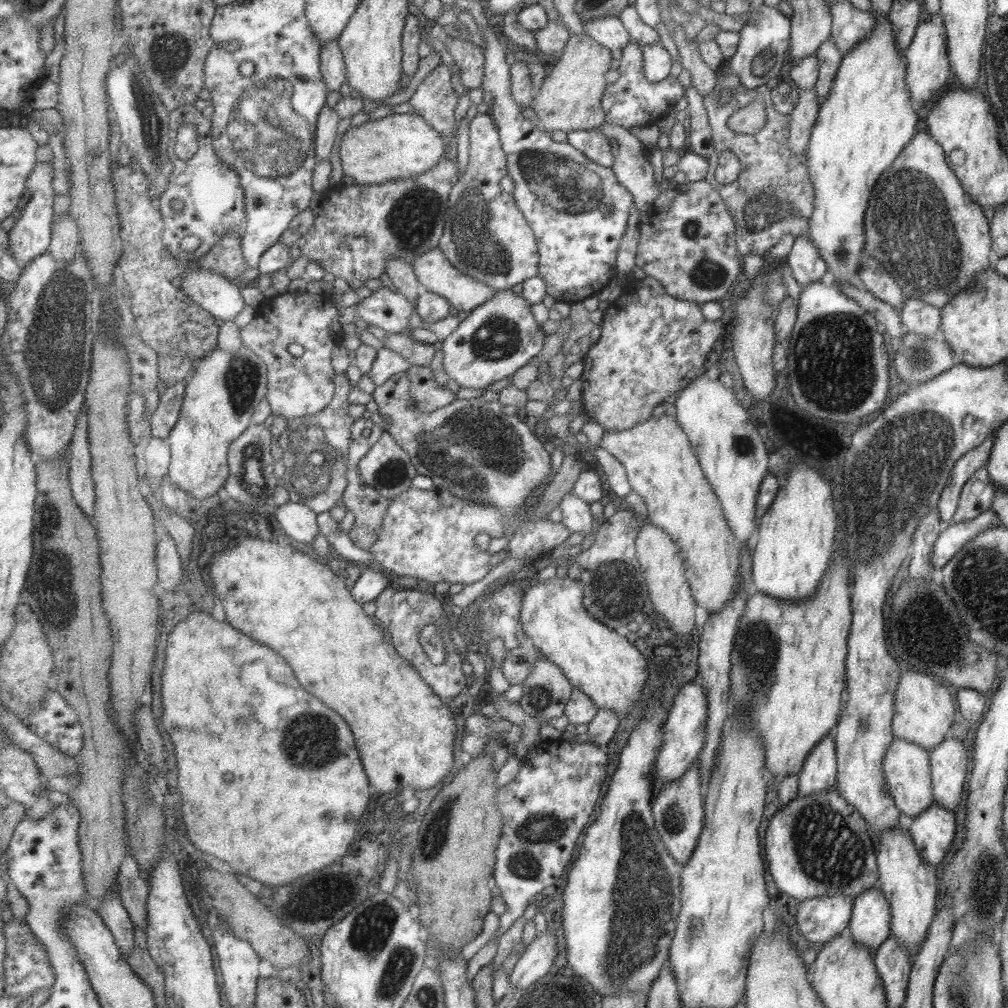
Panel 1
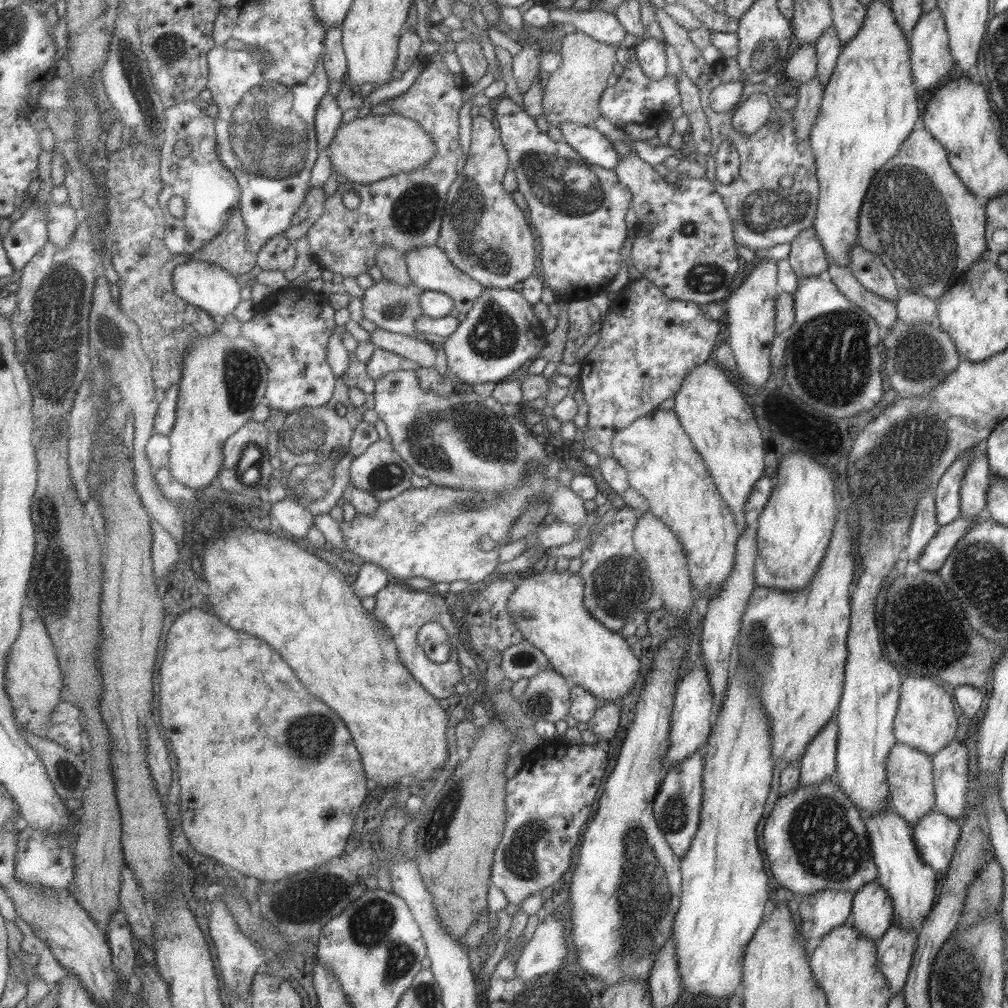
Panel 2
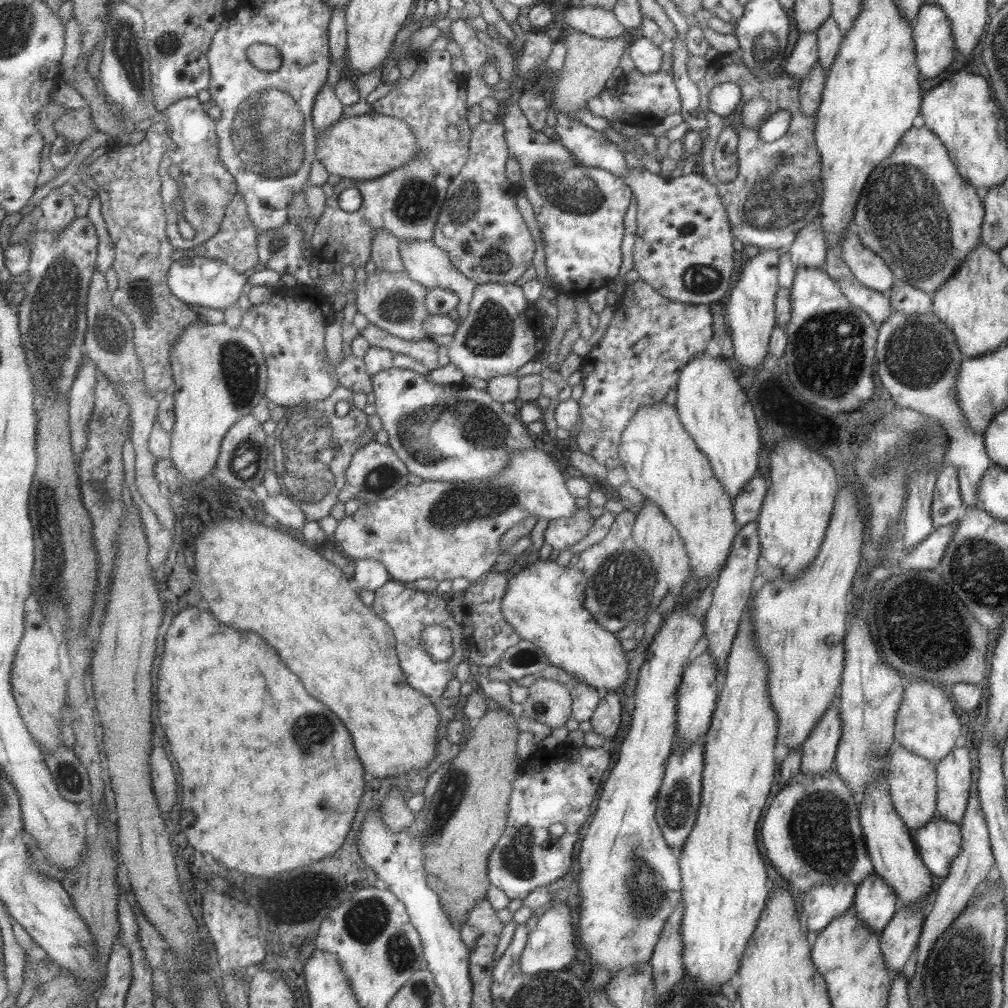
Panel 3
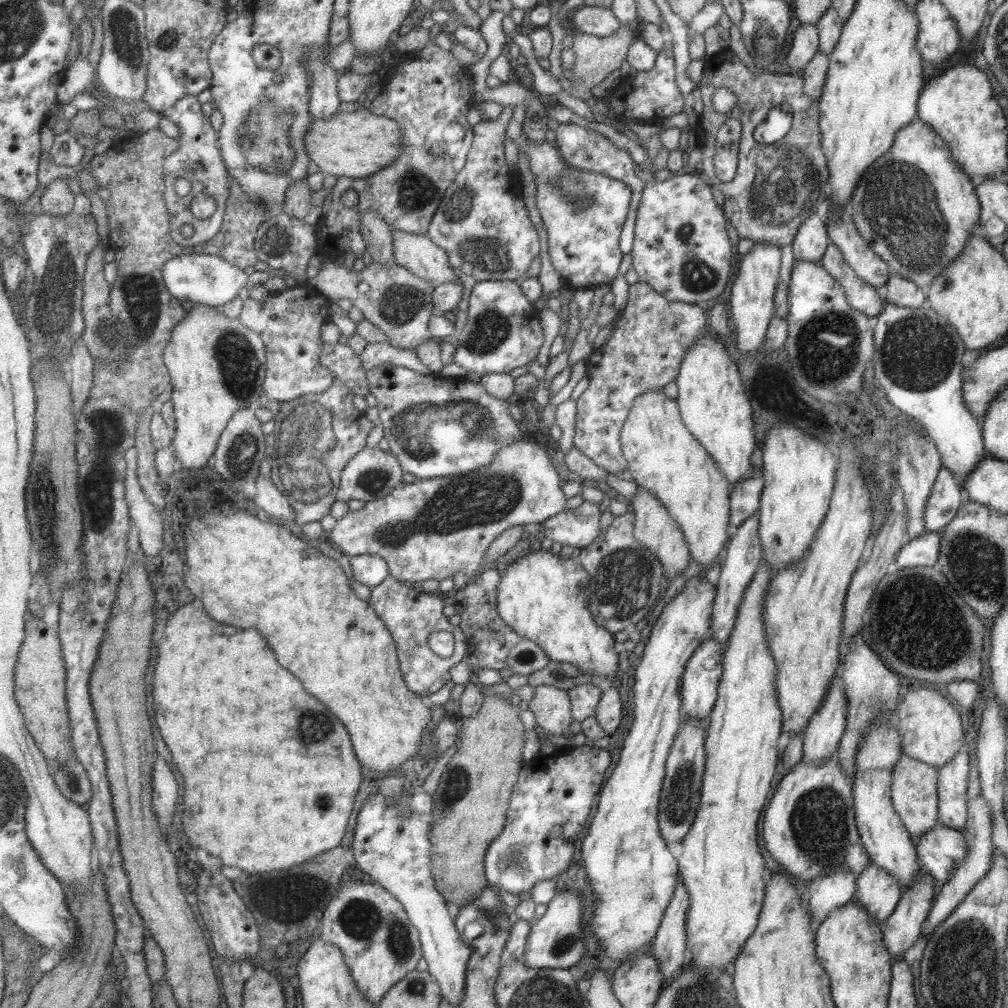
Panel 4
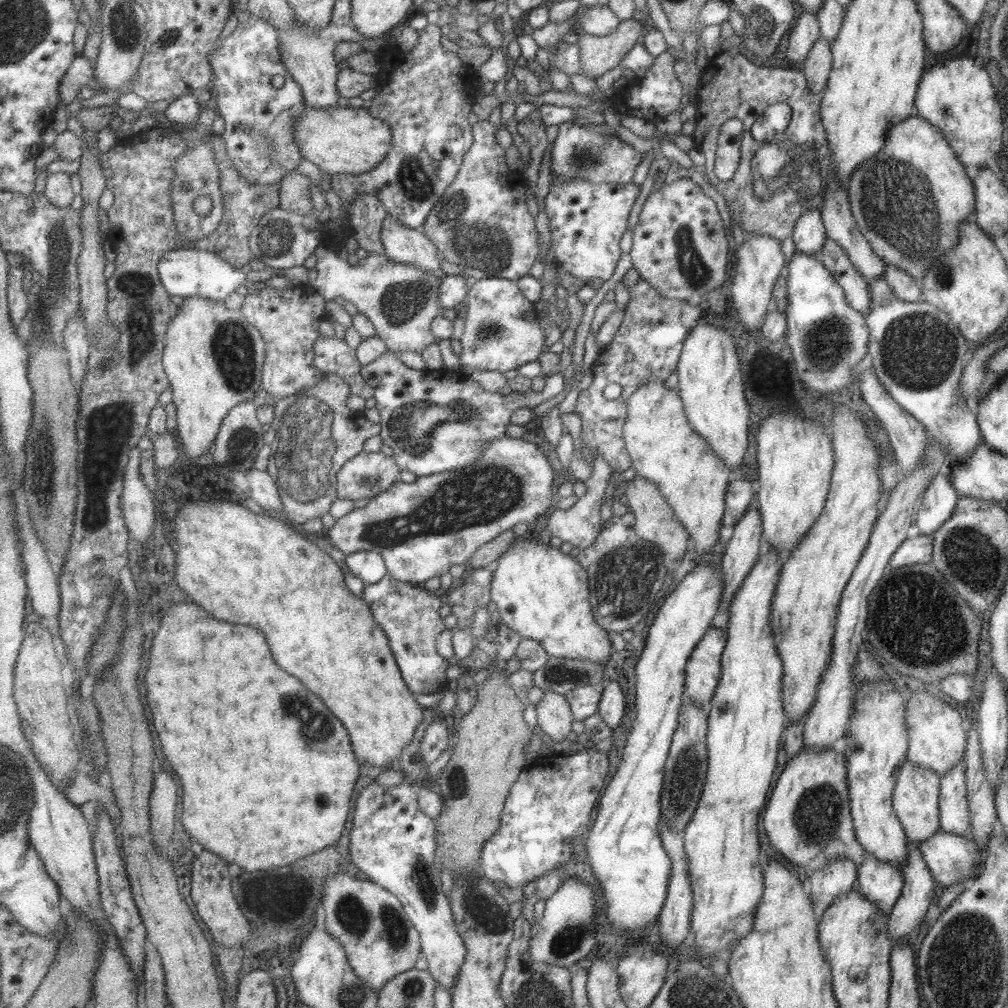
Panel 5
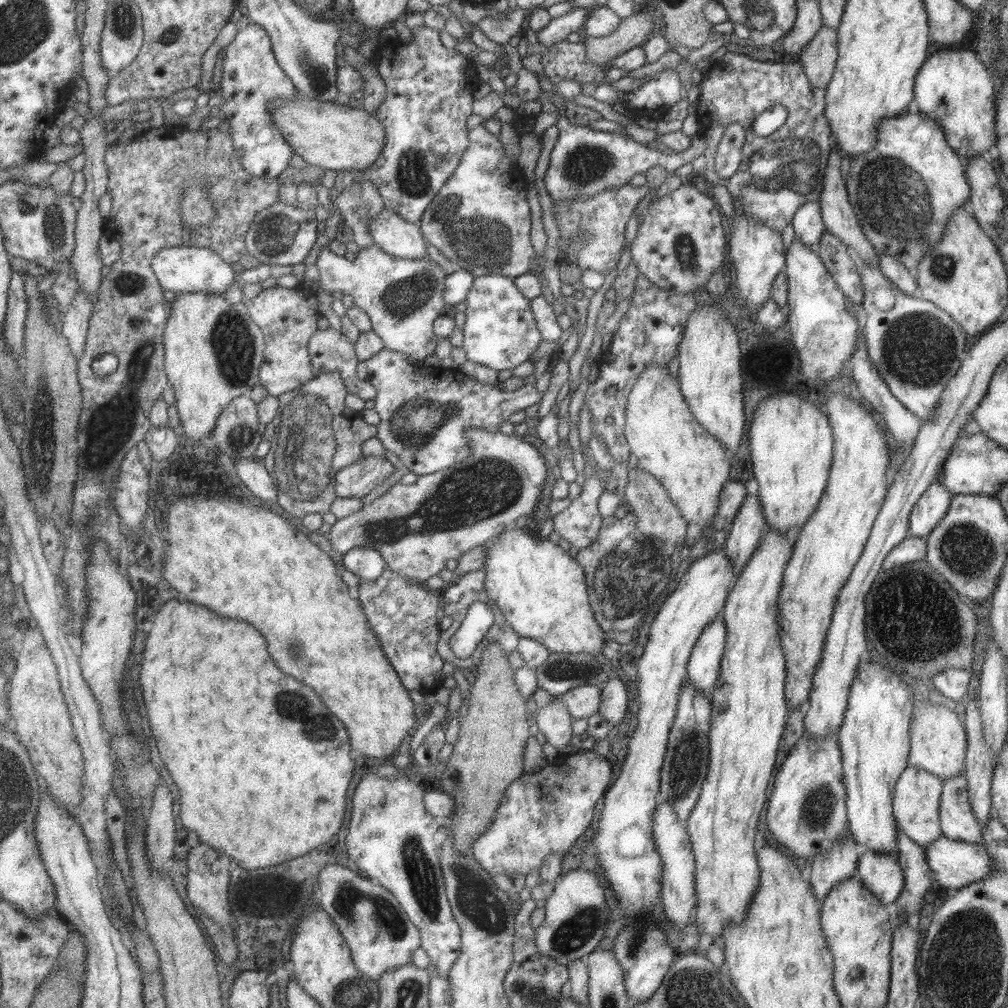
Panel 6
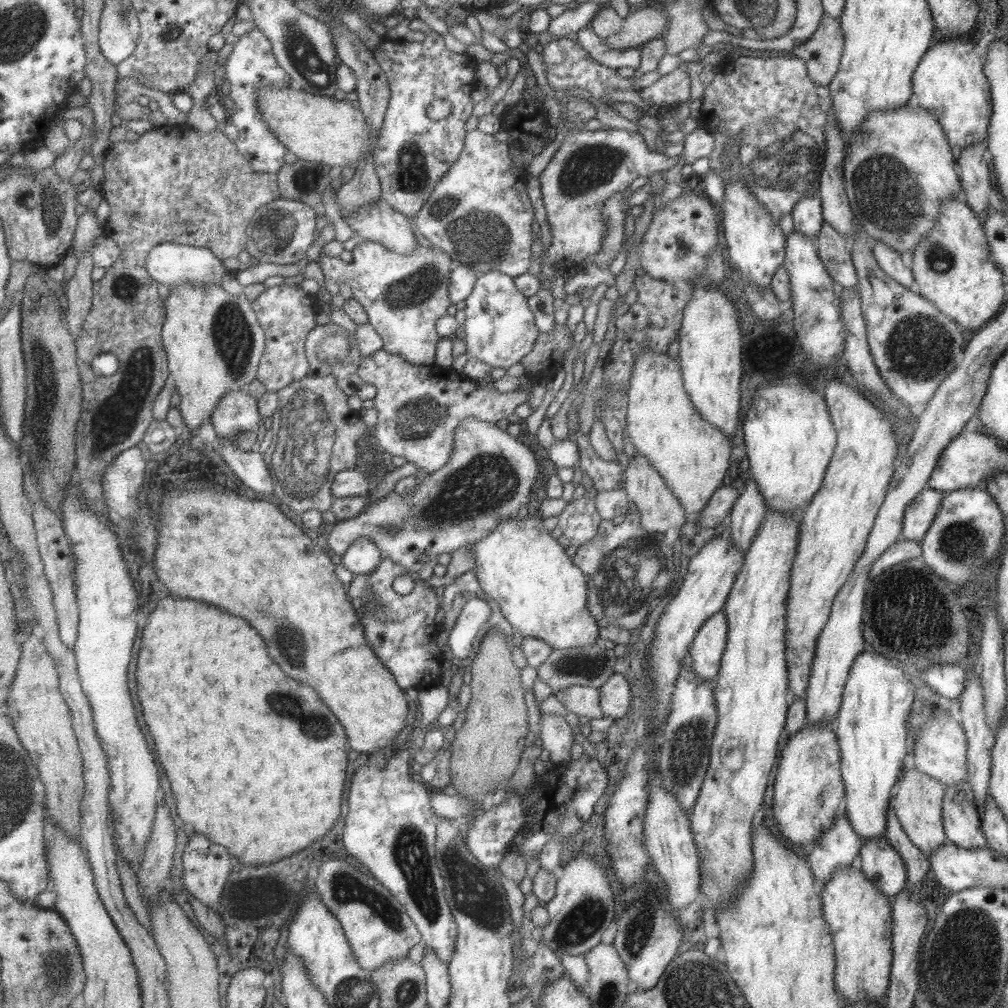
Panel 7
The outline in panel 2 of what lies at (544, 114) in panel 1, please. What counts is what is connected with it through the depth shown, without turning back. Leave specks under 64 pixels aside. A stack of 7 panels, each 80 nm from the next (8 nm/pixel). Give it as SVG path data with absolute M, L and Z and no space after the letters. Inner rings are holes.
M565 30L559 40L561 54L559 66L544 76L542 84L542 113L546 123L559 126L558 122L569 121L579 126L594 127L593 120L600 116L598 100L607 86L607 78L615 64L615 50L612 44L593 40L587 34Z

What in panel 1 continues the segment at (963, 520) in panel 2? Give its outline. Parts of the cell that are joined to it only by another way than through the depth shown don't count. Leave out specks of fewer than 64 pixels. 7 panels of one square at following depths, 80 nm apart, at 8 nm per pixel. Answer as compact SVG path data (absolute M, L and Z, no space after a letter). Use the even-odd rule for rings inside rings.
M988 510L975 518L944 525L933 543L929 557L930 566L938 571L965 544L965 541L983 529L997 524L996 514Z

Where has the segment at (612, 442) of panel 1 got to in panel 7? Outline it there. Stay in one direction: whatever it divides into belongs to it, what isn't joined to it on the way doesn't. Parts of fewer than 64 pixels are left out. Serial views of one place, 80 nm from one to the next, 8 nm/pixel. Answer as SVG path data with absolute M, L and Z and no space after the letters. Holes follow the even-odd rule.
M641 352L633 360L633 372L628 382L628 404L626 409L625 433L637 453L642 454L649 466L663 478L669 490L677 498L679 504L688 512L700 513L703 505L720 486L725 472L729 468L730 440L716 426L710 425L701 418L697 409L689 402L689 396L683 388L681 368L678 360L665 354Z

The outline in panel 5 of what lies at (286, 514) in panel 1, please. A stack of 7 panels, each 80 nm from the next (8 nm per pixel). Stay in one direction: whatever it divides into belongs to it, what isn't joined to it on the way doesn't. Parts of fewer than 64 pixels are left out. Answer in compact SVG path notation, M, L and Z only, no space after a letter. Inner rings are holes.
M248 470L246 479L250 484L251 497L264 510L282 510L281 500L279 500L278 485L273 483L269 472L265 470Z

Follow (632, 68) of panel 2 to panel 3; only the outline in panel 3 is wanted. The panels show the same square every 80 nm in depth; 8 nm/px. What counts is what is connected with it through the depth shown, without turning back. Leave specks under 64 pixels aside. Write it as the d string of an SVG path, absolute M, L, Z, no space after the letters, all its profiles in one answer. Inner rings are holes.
M662 53L661 64L655 73L646 75L635 68L629 73L623 73L614 87L605 87L596 97L587 101L586 108L594 116L600 116L610 123L621 122L635 125L639 120L647 122L647 120L662 119L674 112L679 113L681 99L672 80L672 54Z

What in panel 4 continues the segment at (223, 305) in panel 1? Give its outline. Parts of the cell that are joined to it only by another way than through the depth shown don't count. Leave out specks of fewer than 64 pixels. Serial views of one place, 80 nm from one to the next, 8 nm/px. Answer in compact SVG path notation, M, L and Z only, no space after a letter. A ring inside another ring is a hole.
M201 251L180 254L168 260L164 264L164 279L173 296L181 300L205 303L220 308L226 302L232 301L241 292L241 288L251 284L250 274L241 267L235 266L223 257Z

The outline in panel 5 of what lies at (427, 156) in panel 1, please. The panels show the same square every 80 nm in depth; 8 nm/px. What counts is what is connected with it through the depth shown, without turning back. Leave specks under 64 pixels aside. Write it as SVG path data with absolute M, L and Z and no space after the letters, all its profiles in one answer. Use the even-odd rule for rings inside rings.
M304 102L304 110L296 118L295 143L305 160L318 166L321 172L359 174L368 171L385 156L391 144L391 127L373 118L367 107L320 107Z

